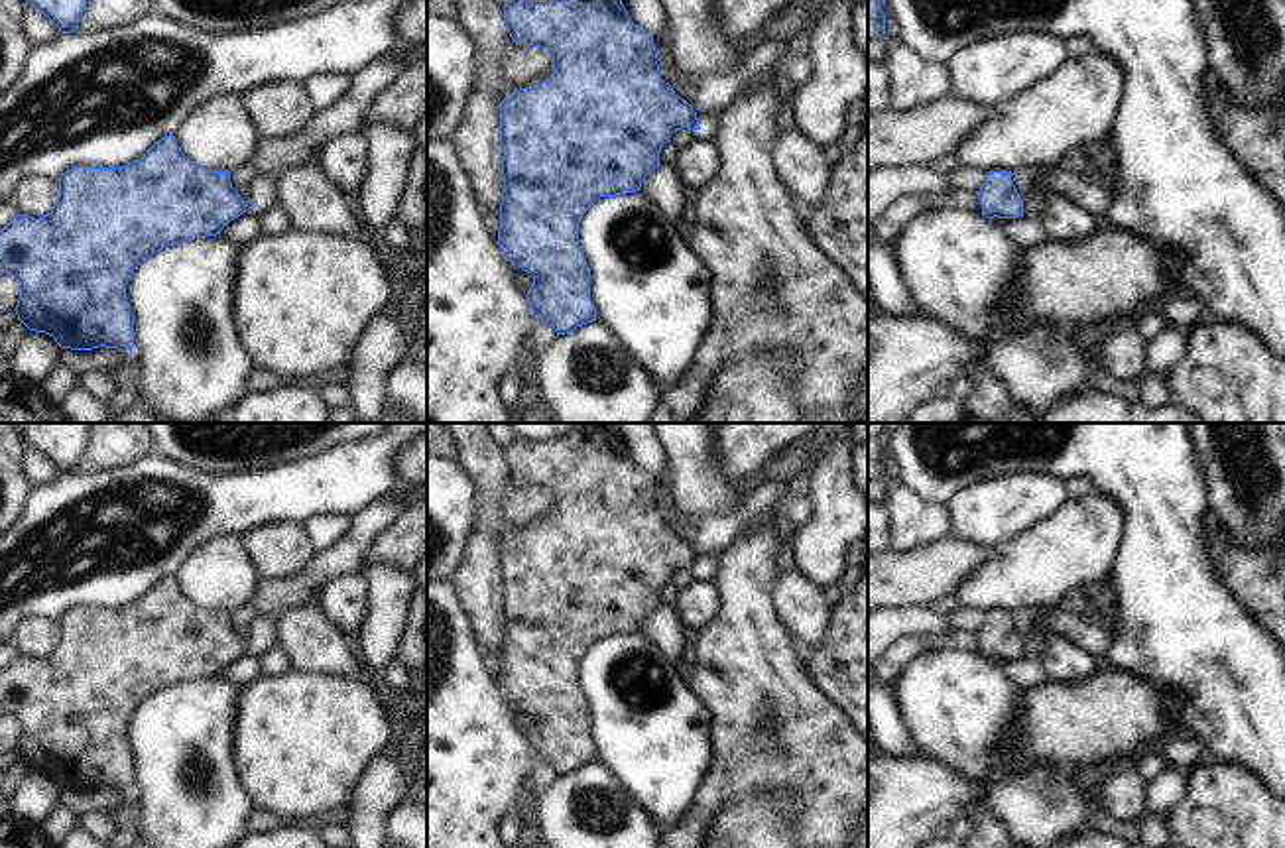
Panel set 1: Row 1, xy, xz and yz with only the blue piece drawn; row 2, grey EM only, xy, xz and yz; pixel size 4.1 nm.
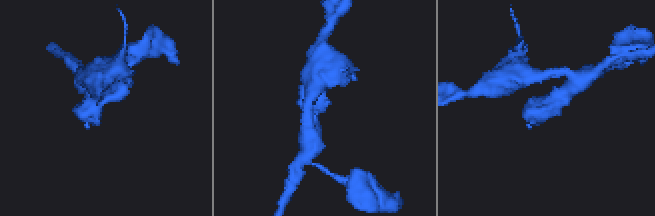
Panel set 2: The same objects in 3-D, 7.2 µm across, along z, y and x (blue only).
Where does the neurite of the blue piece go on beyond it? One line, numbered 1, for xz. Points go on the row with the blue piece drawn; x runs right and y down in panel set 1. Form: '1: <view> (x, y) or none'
1: none

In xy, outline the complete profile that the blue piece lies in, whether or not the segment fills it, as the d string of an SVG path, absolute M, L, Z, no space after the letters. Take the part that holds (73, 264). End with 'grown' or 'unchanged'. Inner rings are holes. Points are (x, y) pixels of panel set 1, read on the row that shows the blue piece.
M175 136L155 142L142 157L124 167L67 169L59 179L55 207L43 218L16 214L0 230L0 275L12 273L20 283L18 321L30 331L45 333L61 348L92 350L98 346L122 352L134 346L134 315L126 299L130 275L155 252L195 238L216 236L258 201L244 201L230 183L230 171L211 171L191 161Z; unchanged

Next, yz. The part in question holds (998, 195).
M988 171L986 181L976 195L982 205L982 216L986 218L1023 216L1023 201L1011 181L1011 171Z; unchanged

